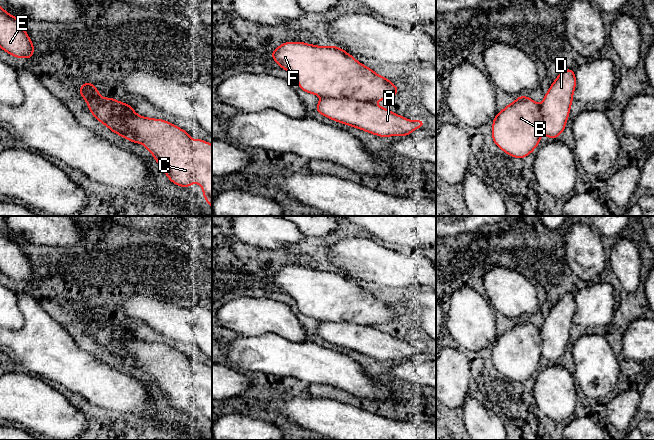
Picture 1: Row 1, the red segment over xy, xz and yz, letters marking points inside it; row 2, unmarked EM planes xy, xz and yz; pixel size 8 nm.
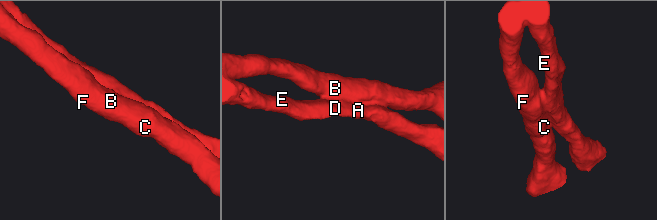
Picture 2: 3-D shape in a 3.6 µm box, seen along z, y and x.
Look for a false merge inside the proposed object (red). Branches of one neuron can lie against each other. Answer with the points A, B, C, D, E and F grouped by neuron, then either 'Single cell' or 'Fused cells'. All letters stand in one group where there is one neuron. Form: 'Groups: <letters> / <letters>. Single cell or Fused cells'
Groups: A D E / B C F. Fused cells

